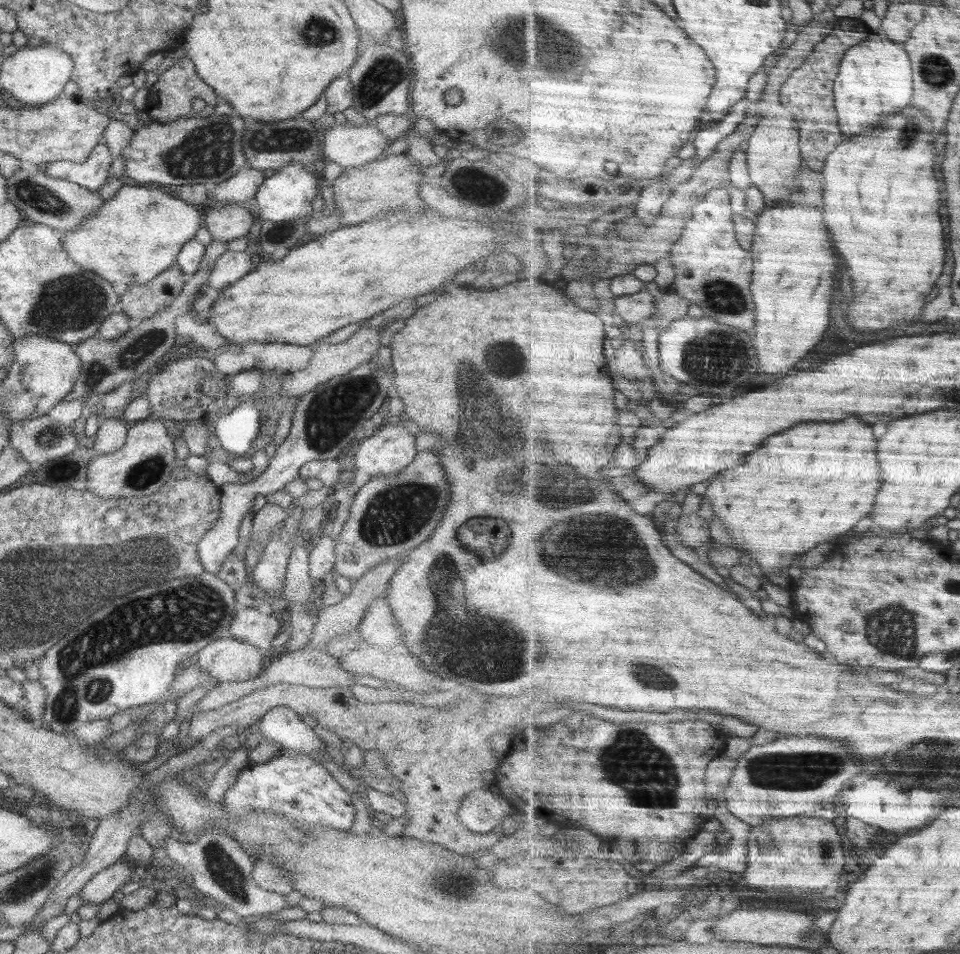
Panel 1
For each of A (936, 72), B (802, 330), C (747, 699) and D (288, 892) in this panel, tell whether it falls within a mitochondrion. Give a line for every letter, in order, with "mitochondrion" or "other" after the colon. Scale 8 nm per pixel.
A: mitochondrion
B: other
C: mitochondrion
D: other

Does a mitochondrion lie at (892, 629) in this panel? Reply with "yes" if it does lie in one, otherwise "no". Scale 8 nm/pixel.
yes

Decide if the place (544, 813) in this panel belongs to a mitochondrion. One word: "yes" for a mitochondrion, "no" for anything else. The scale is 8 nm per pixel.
no

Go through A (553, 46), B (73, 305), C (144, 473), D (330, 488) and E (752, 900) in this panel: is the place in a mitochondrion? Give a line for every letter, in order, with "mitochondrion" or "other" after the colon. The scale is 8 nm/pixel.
A: mitochondrion
B: mitochondrion
C: mitochondrion
D: other
E: other

